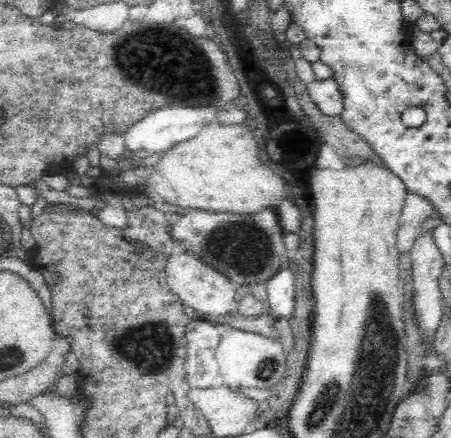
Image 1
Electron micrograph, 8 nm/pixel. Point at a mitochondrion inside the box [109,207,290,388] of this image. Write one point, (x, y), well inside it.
(245, 248)

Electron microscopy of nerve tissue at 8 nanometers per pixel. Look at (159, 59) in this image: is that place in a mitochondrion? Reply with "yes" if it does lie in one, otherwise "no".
yes

